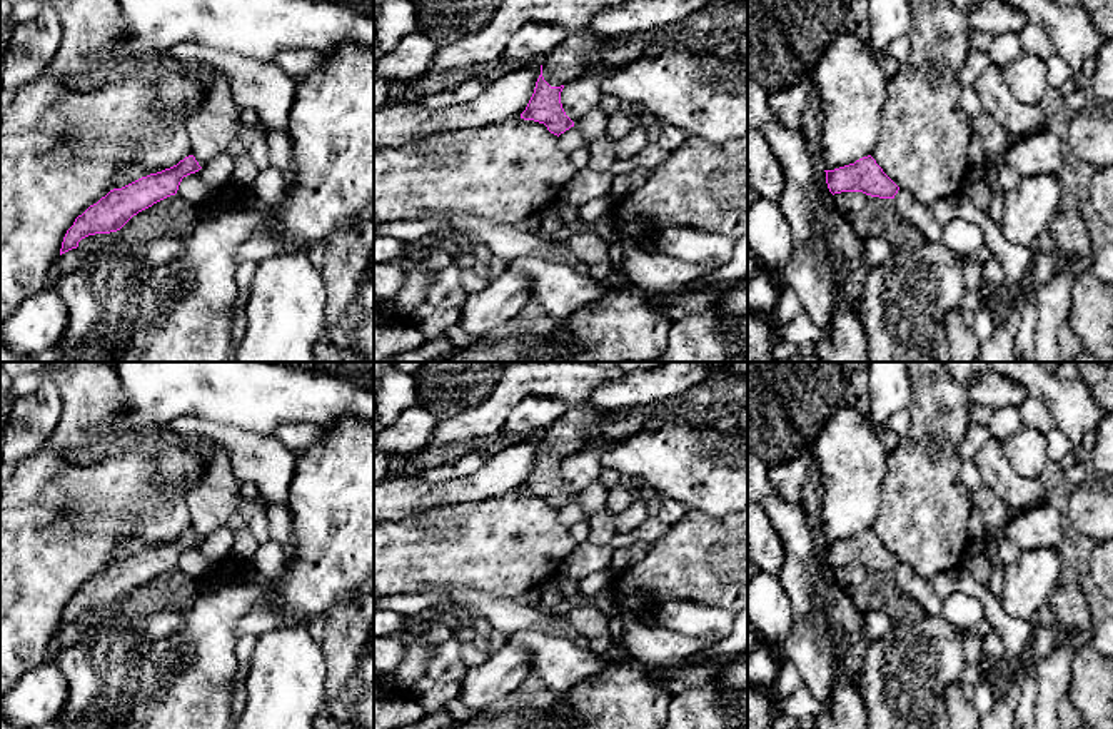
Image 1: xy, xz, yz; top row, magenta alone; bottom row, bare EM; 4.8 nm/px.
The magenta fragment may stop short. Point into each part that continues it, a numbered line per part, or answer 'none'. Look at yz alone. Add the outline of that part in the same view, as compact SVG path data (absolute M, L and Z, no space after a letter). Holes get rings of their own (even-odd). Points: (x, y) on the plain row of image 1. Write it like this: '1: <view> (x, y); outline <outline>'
none

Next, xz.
1: xz (571, 432); outline M567 409L542 435L542 450L551 460L561 460L586 449L591 435L604 420L597 409Z

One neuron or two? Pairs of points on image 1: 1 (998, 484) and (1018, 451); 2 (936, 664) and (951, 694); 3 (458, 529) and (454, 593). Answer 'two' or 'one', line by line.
1: two
2: two
3: two

